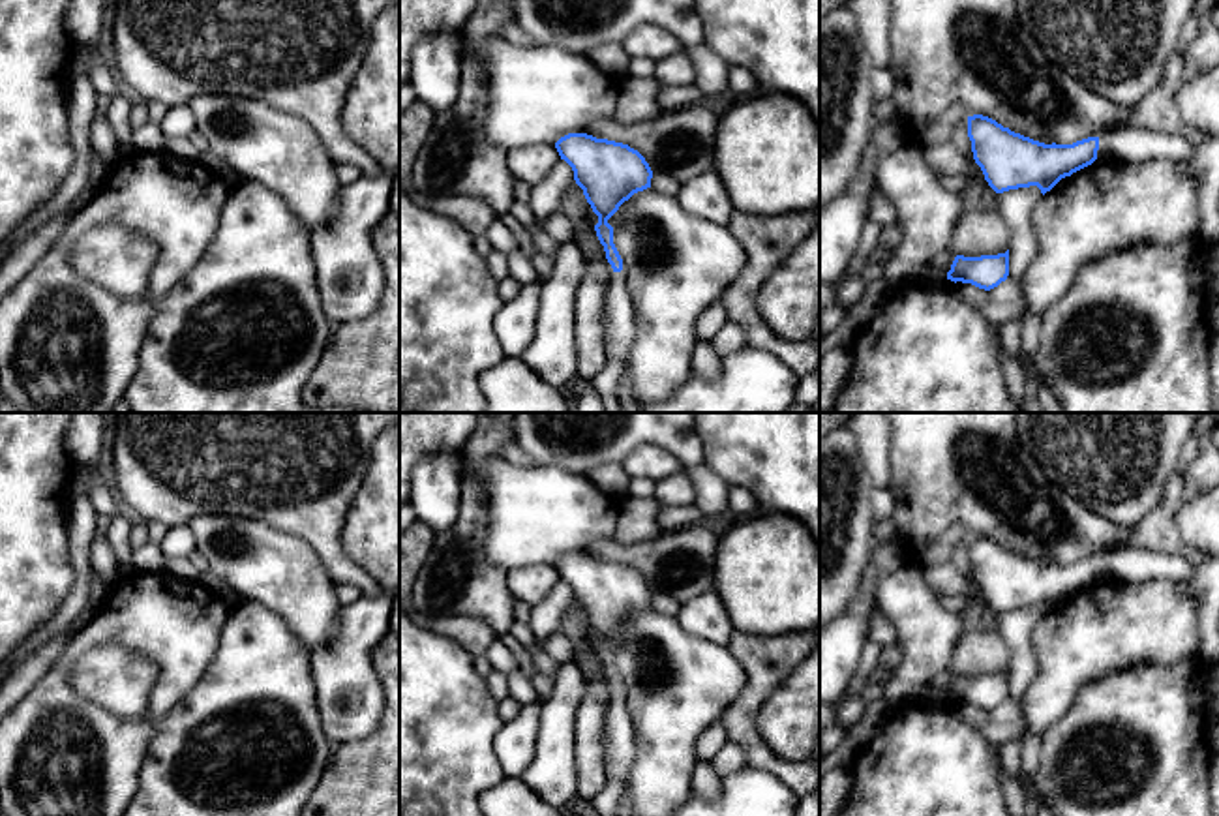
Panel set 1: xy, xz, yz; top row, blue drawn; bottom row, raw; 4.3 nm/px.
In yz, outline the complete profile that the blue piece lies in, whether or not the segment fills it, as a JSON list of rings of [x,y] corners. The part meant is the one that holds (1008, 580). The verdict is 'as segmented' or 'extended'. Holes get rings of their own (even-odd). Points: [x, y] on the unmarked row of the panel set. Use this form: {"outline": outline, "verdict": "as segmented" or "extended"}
{"outline": [[[983,535],[968,536],[968,557],[973,580],[996,613],[1037,606],[1045,615],[1061,598],[1091,585],[1099,570],[1125,583],[1185,582],[1195,572],[1195,565],[1183,555],[1129,548],[1073,565],[1045,565]]], "verdict": "extended"}

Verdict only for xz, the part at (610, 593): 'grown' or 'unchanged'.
grown

